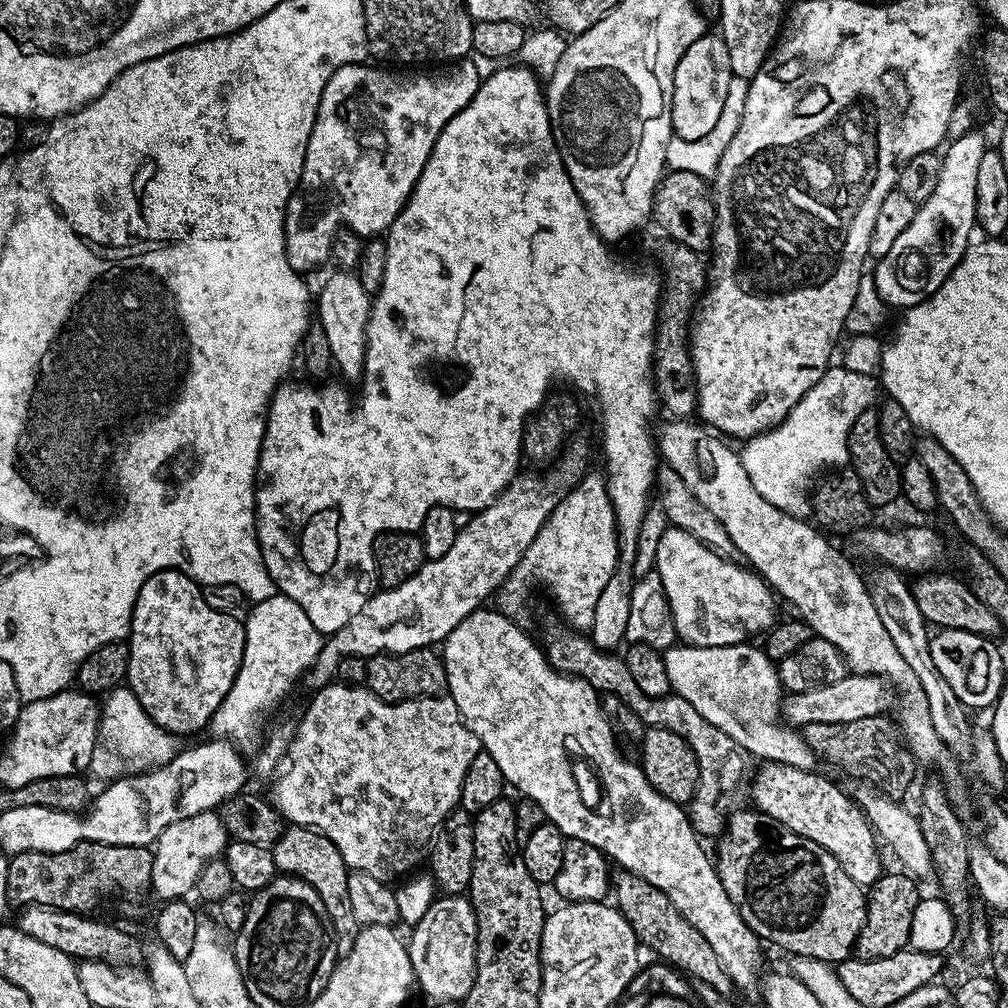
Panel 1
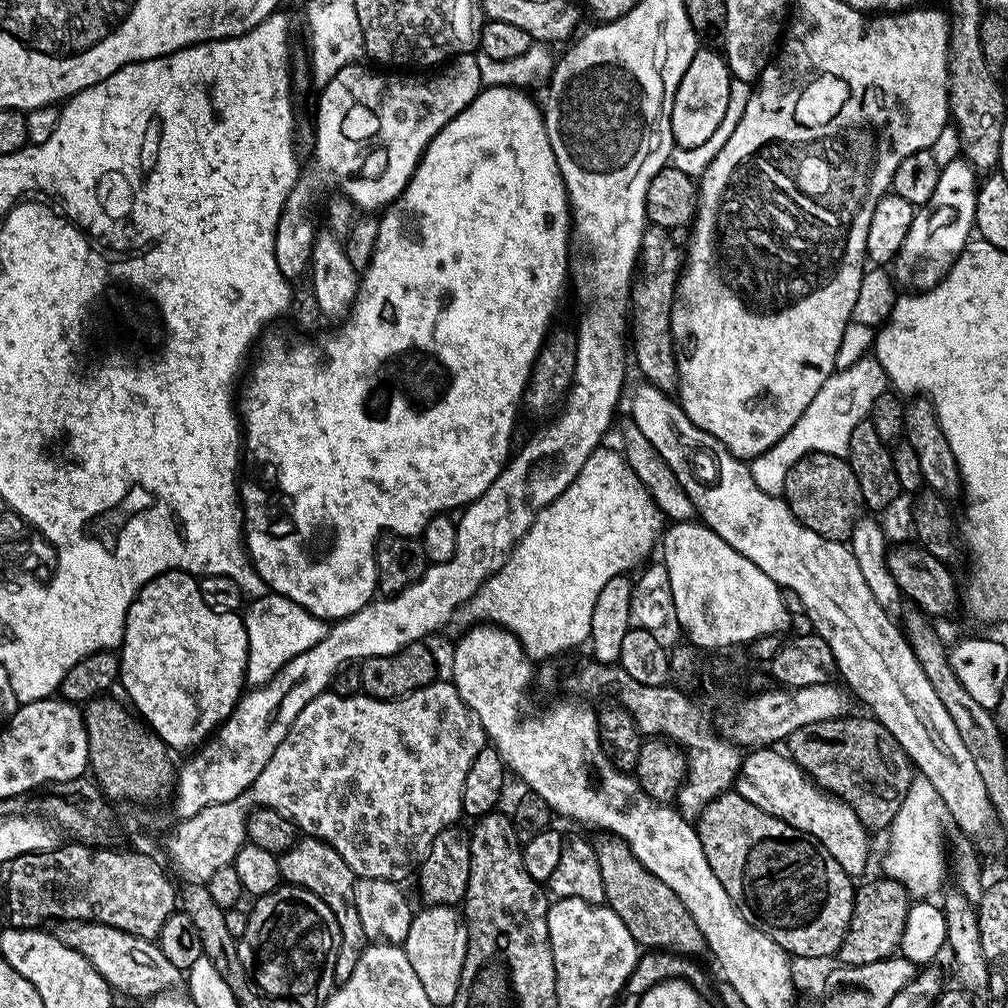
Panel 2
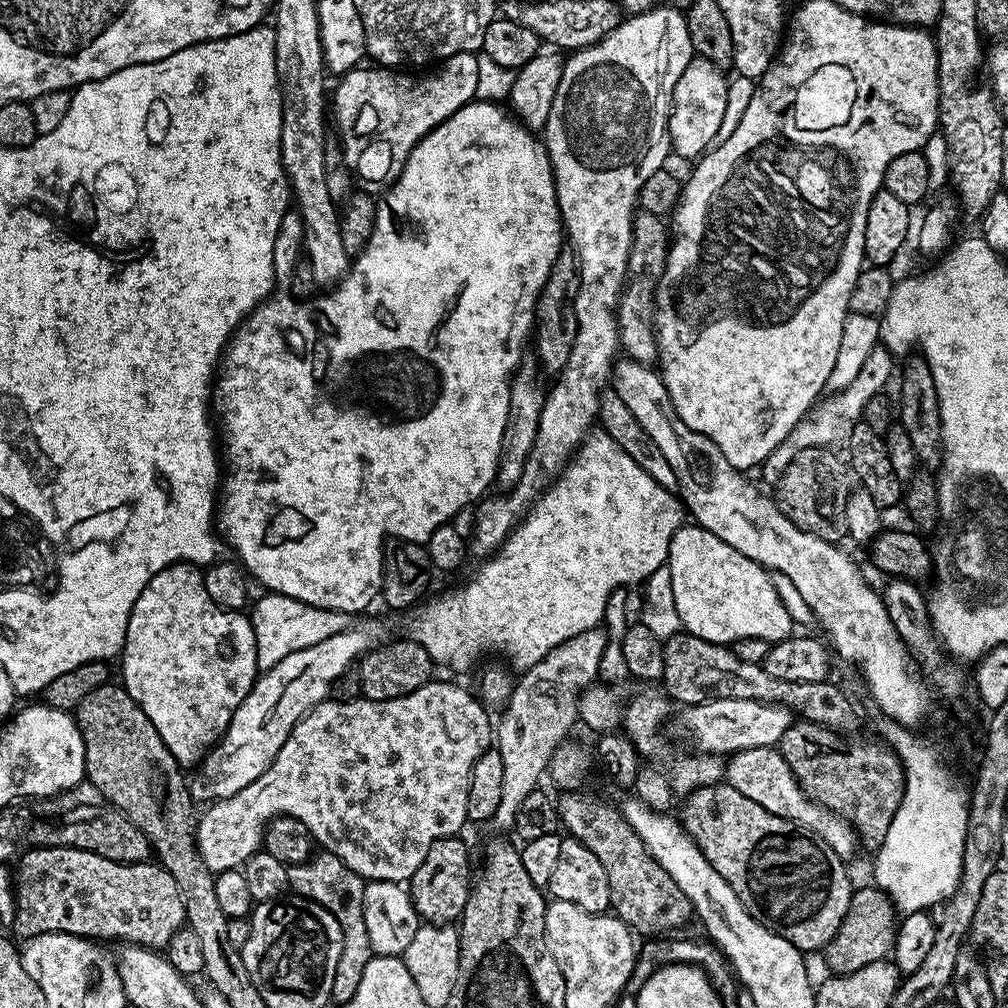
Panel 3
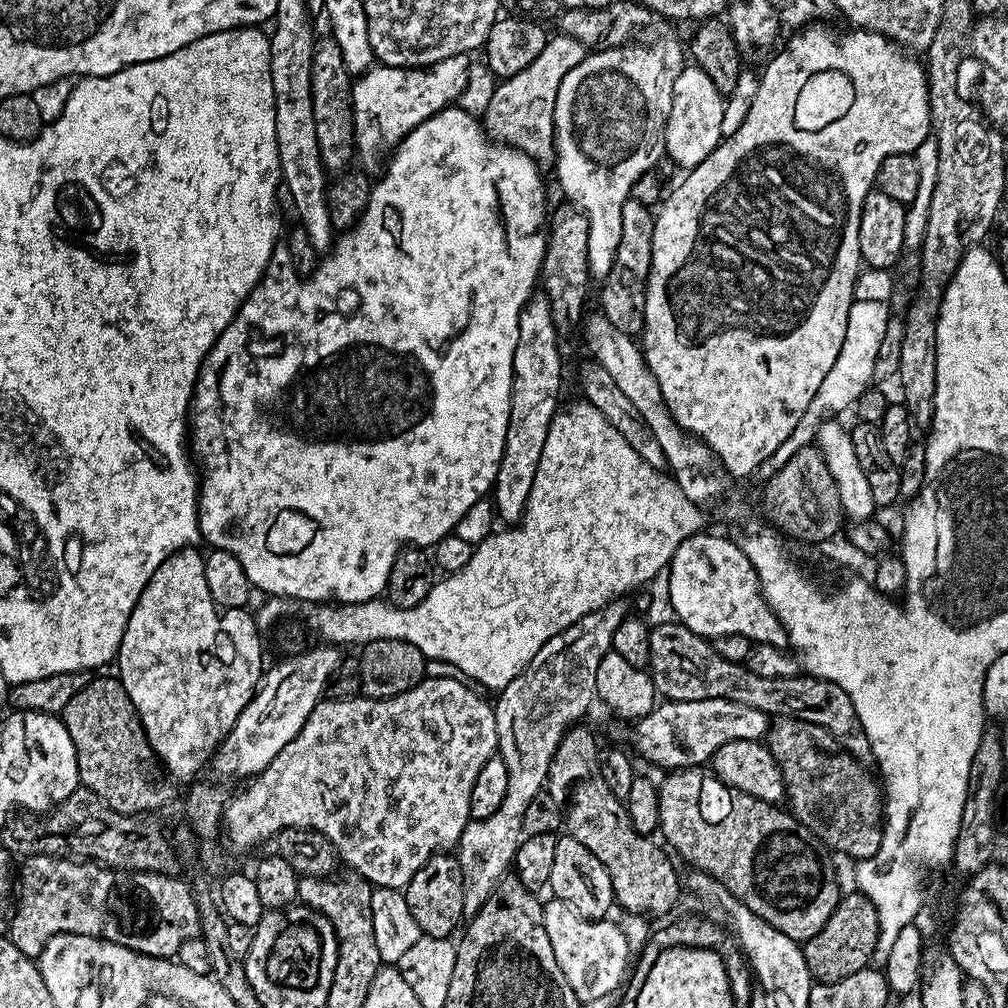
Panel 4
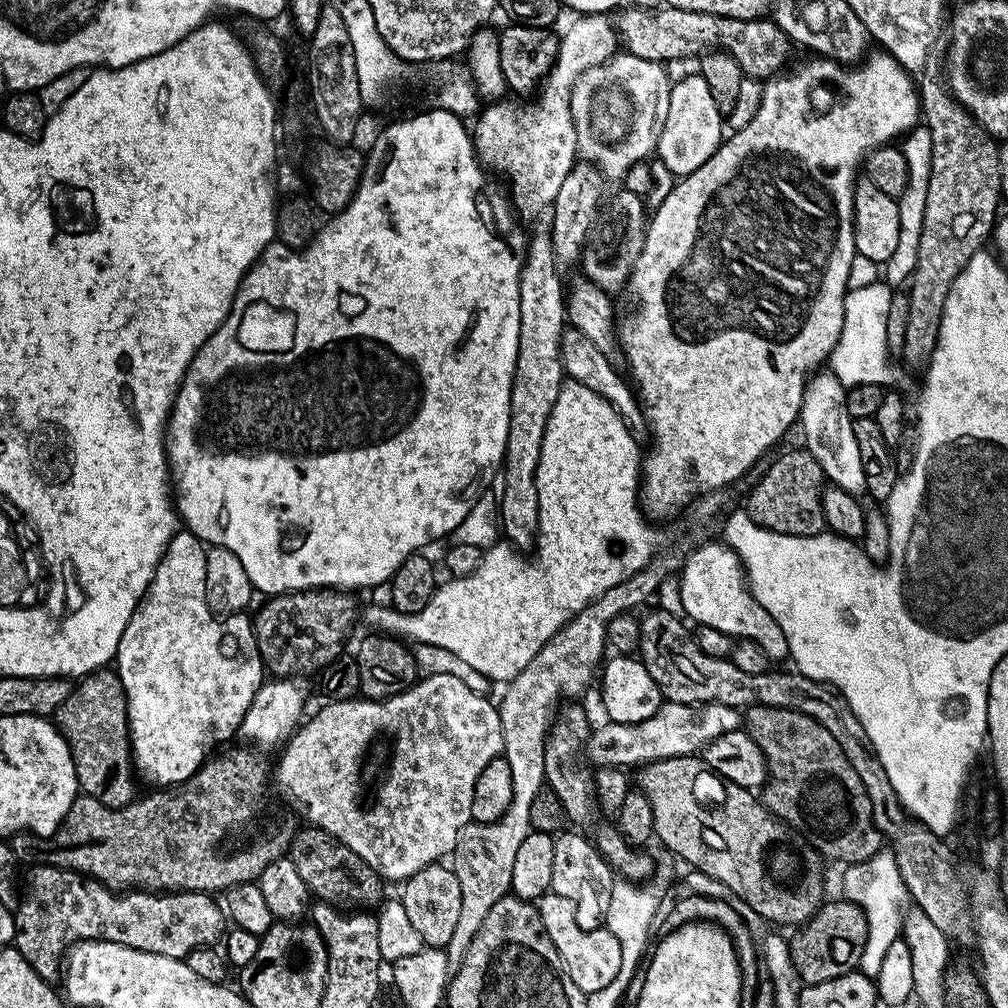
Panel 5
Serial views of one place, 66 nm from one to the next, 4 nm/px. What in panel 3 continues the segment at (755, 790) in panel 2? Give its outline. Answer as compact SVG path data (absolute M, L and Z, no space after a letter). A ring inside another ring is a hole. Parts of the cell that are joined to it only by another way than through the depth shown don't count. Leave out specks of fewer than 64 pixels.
M779 747L733 752L724 765L724 780L731 788L738 790L738 794L746 794L746 798L758 802L758 806L770 810L770 814L778 814L778 818L786 818L810 829L819 840L826 842L826 846L830 846L830 850L834 850L834 854L838 854L841 860L851 861L851 856L858 851L858 837L851 824L804 795L790 766L786 766L786 758L782 758Z

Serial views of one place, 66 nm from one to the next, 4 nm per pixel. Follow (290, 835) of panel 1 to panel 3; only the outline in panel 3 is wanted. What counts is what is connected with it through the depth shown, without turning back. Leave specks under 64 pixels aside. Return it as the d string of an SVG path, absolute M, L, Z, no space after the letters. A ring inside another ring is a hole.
M320 850L301 864L288 865L289 889L297 896L318 902L318 906L326 906L326 910L338 918L338 926L342 926L342 954L338 954L338 970L334 970L332 987L332 1000L340 1006L354 998L358 982L362 982L362 970L366 970L374 955L370 946L370 934L366 934L366 918L362 906L365 883L363 876L350 870L350 866L346 866L346 862L342 862L342 858L333 852Z

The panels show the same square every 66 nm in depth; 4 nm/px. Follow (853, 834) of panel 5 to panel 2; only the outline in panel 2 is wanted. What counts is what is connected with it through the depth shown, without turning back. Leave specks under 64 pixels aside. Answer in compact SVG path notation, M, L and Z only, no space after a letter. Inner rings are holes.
M849 714L838 720L814 722L810 726L802 726L802 730L794 730L794 734L788 736L786 752L792 757L792 761L808 775L809 780L814 781L824 791L837 796L842 802L849 804L854 814L858 814L865 828L887 829L910 790L914 779L914 765L902 750L902 746L898 746L890 730L886 730L886 726L879 724L871 715L863 715Z

